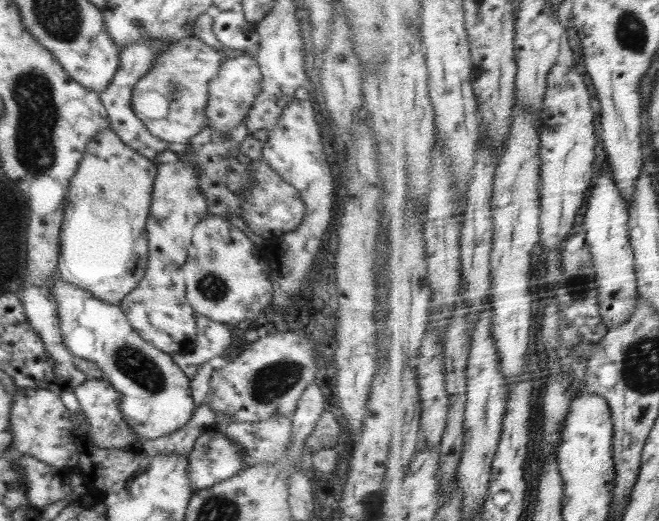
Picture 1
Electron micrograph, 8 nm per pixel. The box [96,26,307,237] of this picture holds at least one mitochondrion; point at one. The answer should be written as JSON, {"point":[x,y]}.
{"point":[173,91]}

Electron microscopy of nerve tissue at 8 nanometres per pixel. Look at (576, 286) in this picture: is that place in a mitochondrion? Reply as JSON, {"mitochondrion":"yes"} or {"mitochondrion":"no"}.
{"mitochondrion":"yes"}

